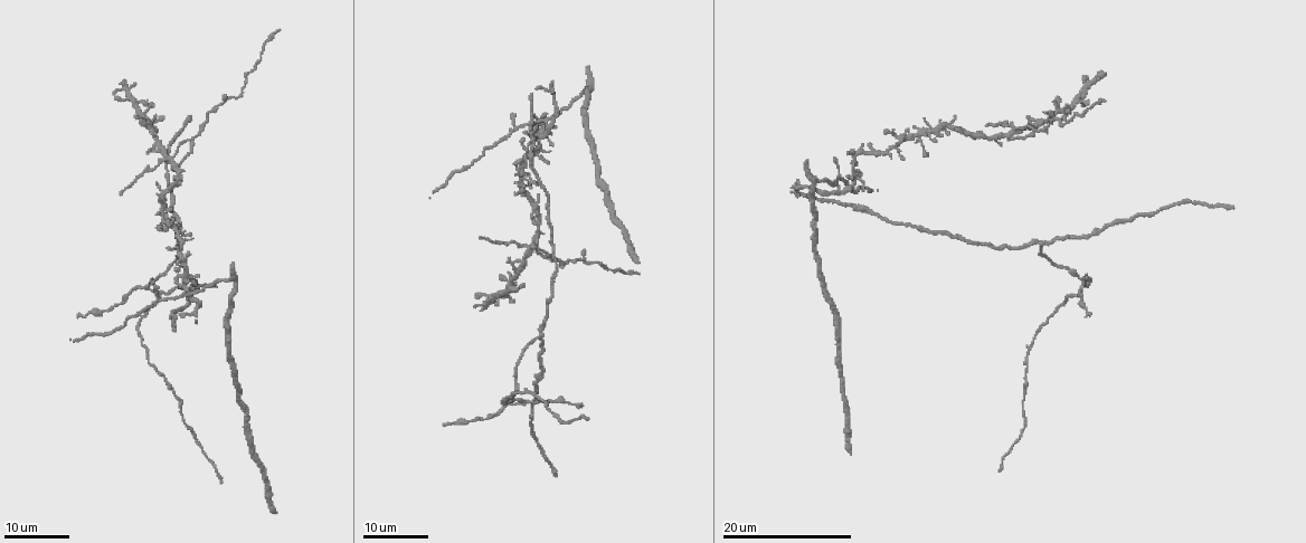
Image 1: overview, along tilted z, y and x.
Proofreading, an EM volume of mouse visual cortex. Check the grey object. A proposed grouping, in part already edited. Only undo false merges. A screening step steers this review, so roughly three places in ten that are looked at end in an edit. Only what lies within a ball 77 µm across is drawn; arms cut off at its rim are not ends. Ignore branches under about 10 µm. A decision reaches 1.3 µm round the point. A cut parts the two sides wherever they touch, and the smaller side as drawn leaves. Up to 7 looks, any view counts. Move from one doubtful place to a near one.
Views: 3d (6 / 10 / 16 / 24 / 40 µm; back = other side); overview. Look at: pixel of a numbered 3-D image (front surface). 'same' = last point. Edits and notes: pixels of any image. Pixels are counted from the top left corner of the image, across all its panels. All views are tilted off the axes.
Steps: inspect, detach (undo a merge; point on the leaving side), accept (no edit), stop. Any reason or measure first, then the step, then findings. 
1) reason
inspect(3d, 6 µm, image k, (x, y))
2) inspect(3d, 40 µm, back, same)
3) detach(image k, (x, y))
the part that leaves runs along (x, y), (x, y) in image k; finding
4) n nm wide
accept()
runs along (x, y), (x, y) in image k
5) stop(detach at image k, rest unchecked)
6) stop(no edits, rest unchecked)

a fork
inspect(3d, 24 µm, image 1, (540, 338))

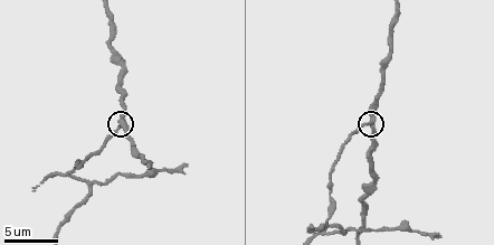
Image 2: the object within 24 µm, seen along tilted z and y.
inspect(3d, 10 µm, image 2, (370, 121))

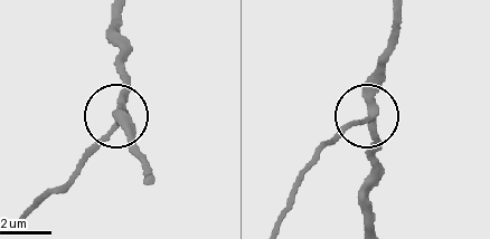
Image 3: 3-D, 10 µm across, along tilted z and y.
accept()
runs along (395, 10), (386, 75), (371, 108), (373, 150) in image 3; all the same neuron

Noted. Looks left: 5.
inspect(3d, 10 µm, image 2, (67, 176))

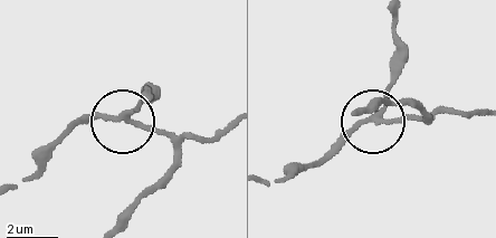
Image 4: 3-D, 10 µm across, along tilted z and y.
detach(image 4, (161, 130))
the part that leaves runs along (126, 118), (162, 134), (173, 159), (118, 228) in image 4; two neurons meet here

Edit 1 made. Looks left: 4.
thin arm on a thick one
inspect(3d, 16 µm, image 1, (184, 294))

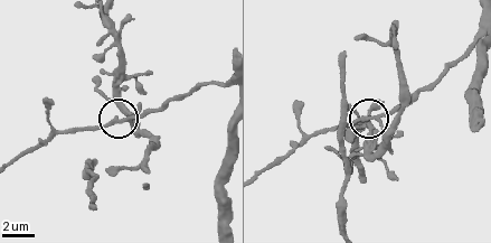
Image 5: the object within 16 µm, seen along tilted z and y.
closer look
inspect(3d, 6 µm, image 5, (374, 118))

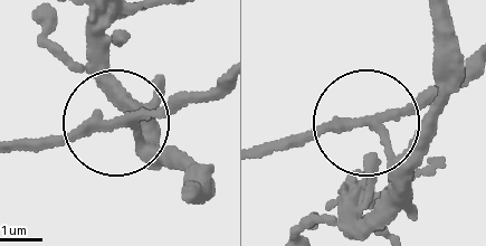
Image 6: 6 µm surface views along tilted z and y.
detach(image 6, (63, 145))
the part that leaves runs along (127, 117), (178, 111), (220, 82) in image 6; two neurons meet here

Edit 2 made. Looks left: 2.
four arms meet
inspect(3d, 24 µm, image 1, (1012, 130))

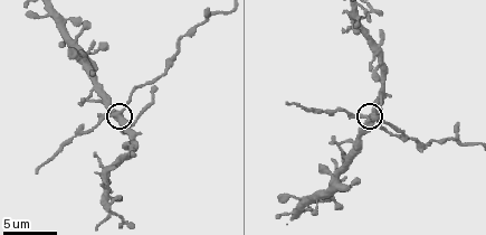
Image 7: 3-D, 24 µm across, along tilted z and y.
inspect(3d, 6 µm, image 7, (122, 112))

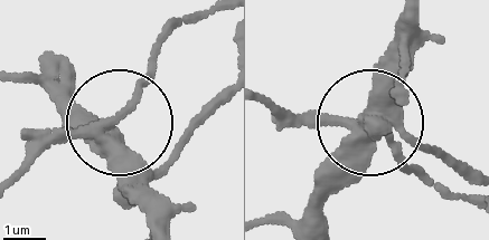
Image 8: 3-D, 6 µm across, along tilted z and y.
side arm 20 µm
detach(image 8, (37, 131))
the part that leaves runs along (103, 128), (193, 19) in image 8; two neurons meet here

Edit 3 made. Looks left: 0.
stop(detach at image 4, detach at image 6, detach at image 8, rest unchecked)

